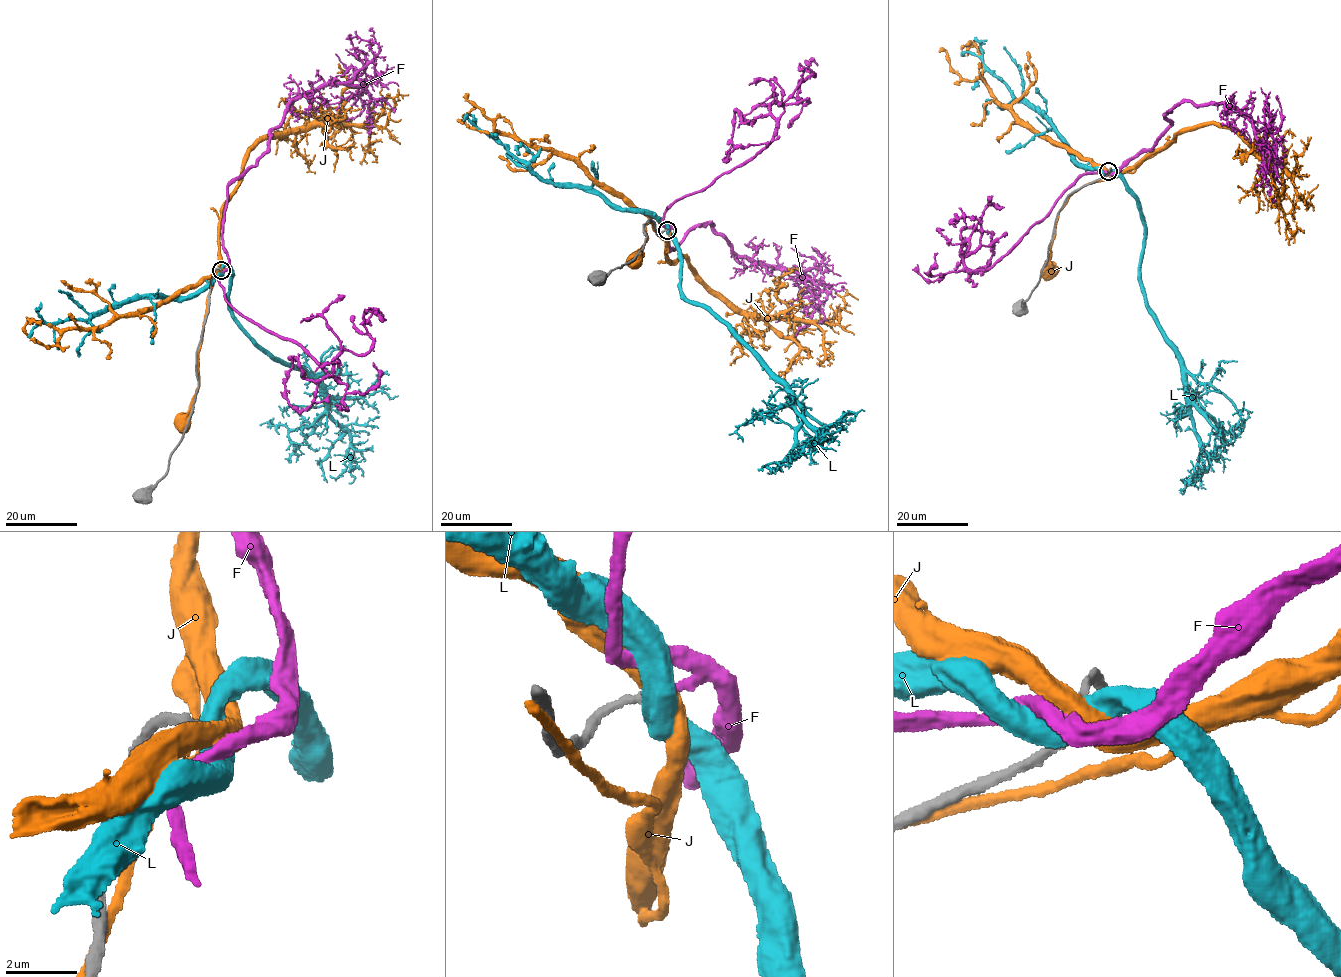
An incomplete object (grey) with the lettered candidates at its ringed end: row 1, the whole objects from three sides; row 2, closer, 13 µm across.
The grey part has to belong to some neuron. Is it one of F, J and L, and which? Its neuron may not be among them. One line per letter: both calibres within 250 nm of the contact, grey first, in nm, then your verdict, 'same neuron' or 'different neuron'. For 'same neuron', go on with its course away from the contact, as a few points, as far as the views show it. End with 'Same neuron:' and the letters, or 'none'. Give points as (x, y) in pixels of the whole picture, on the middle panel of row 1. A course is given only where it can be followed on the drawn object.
F: calibres 280 and 200 nm; same neuron; course (666, 229), (666, 208), (771, 139), (770, 115), (743, 122), (735, 112), (726, 161), (740, 145), (770, 143)
J: calibres 300 and 500 nm; different neuron
L: calibres 300 and 460 nm; different neuron
Same neuron: F

